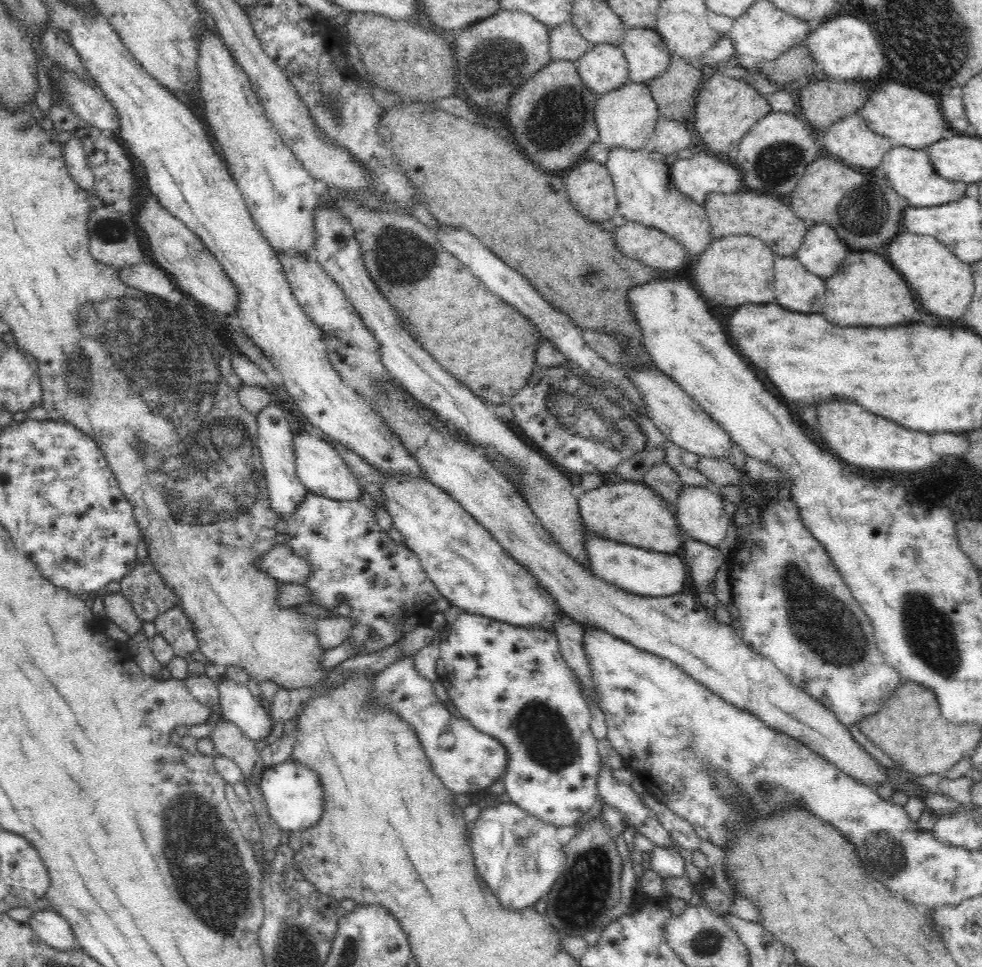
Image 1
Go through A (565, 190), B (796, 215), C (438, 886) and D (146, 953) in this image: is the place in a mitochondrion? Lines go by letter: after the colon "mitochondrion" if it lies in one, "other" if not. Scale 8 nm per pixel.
A: other
B: other
C: other
D: other

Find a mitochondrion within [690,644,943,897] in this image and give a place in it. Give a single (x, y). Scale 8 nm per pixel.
(880, 847)

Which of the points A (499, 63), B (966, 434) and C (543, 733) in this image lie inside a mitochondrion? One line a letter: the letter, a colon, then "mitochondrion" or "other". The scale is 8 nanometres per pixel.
A: mitochondrion
B: other
C: mitochondrion

